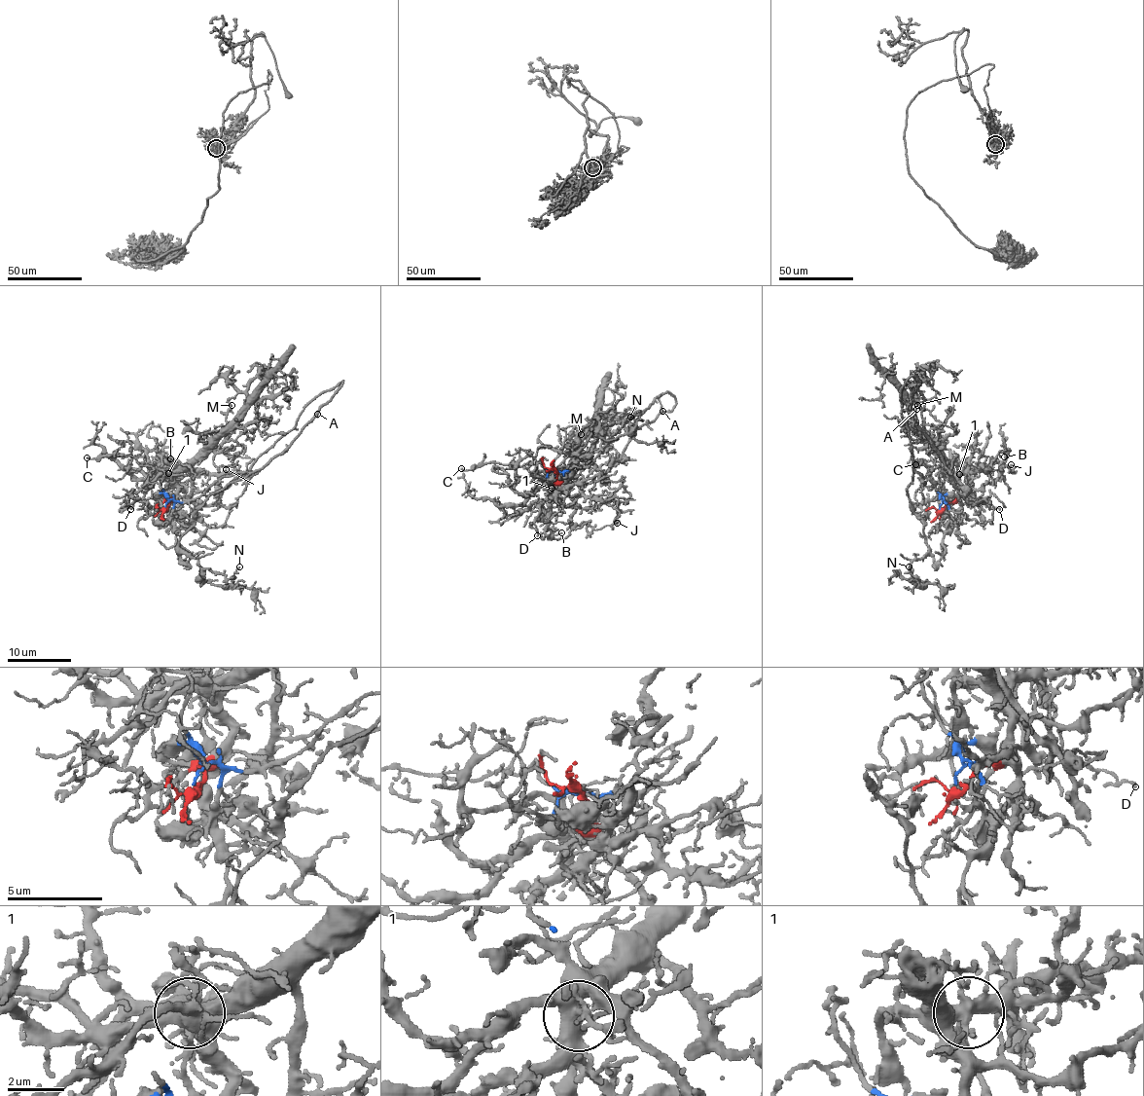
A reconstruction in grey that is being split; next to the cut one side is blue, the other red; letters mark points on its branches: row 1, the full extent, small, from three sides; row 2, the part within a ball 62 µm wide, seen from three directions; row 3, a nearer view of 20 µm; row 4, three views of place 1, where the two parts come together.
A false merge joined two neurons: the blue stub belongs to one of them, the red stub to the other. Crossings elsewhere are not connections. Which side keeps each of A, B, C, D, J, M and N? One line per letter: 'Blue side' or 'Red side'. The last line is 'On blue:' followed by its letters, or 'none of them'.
A: Blue side
B: Red side
C: Blue side
D: Red side
J: Red side
M: Red side
N: Blue side
On blue: A, C, N

